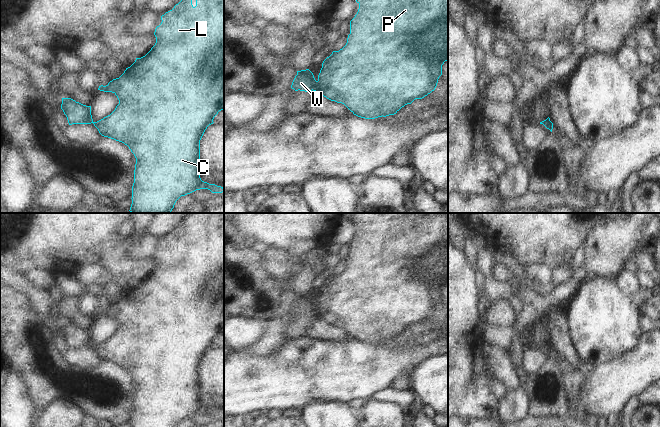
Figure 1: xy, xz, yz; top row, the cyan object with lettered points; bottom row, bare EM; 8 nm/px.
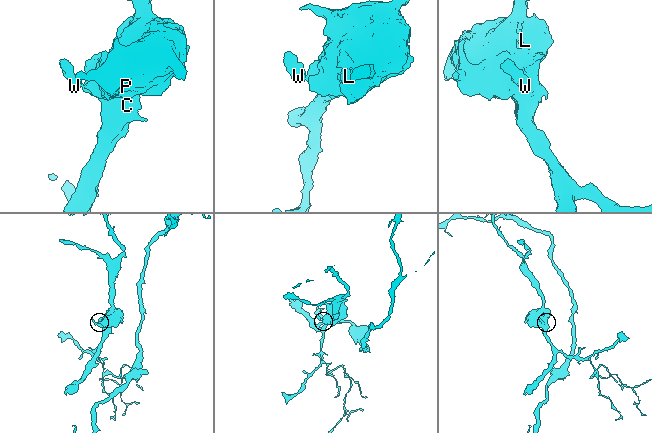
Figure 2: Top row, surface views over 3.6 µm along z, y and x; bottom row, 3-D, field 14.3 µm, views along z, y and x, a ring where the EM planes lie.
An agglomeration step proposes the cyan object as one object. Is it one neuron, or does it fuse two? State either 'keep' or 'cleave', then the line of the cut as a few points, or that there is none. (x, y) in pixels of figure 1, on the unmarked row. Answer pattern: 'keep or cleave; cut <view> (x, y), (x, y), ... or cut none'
cleave; cut xz (317, 305), (315, 314)

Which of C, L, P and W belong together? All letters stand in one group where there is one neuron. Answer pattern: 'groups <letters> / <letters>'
groups C L P / W

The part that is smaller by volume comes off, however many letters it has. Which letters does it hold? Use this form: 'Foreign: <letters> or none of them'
Foreign: W

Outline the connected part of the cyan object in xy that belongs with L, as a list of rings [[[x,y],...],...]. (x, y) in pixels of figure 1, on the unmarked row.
[[[192,213],[185,221],[174,230],[174,232],[161,240],[161,248],[156,251],[154,259],[156,267],[151,274],[143,281],[136,282],[135,286],[124,297],[110,305],[106,310],[99,310],[98,314],[114,317],[119,328],[115,334],[103,343],[93,346],[99,357],[116,365],[122,366],[129,371],[136,382],[134,394],[134,407],[132,410],[132,427],[176,427],[176,425],[196,414],[208,413],[212,417],[222,417],[224,412],[215,408],[209,408],[201,404],[203,395],[200,383],[200,364],[207,353],[213,348],[214,341],[219,335],[224,334],[224,213],[196,213],[198,222],[196,230],[192,229]]]

